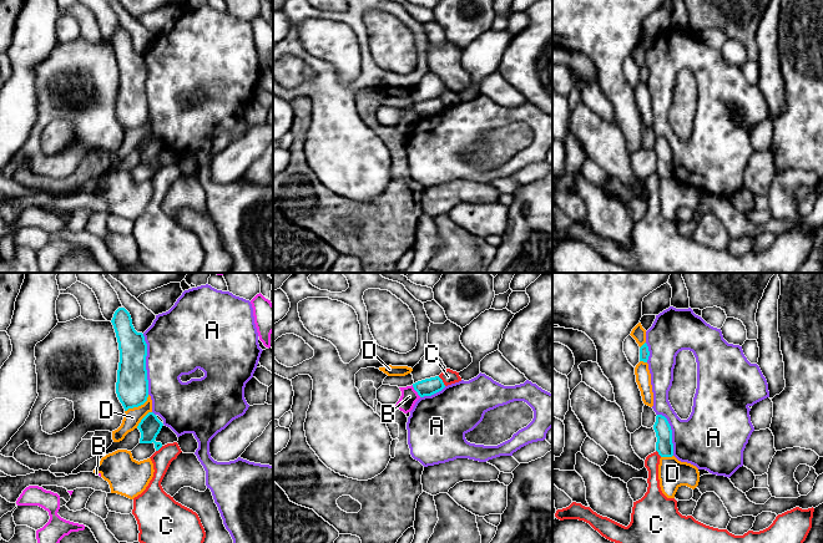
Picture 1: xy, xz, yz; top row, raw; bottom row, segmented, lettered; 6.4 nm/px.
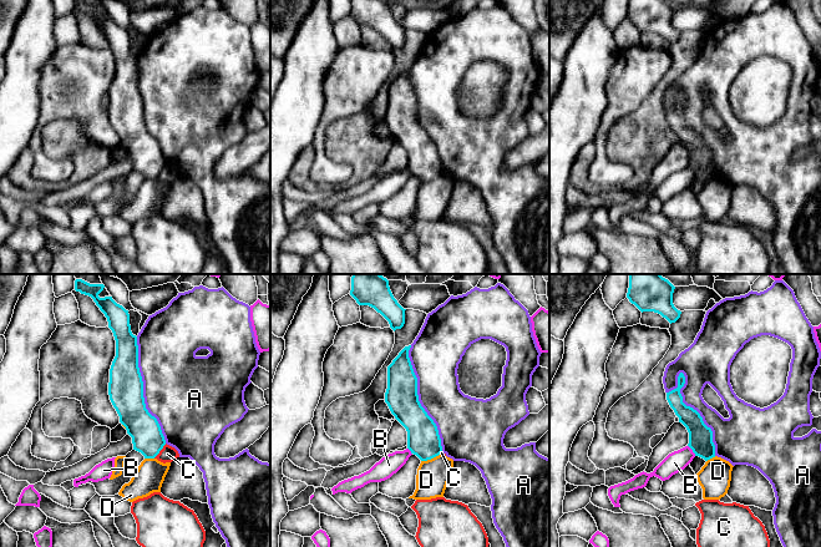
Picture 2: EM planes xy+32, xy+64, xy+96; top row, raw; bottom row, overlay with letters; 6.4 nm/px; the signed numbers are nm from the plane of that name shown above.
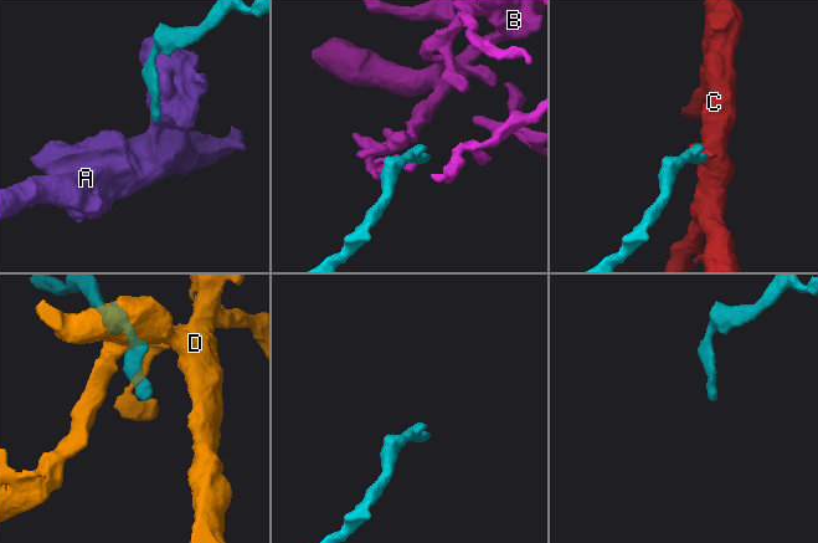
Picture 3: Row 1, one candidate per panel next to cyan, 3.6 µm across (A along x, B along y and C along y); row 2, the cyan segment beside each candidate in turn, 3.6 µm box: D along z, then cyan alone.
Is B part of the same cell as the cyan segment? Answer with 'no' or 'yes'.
no

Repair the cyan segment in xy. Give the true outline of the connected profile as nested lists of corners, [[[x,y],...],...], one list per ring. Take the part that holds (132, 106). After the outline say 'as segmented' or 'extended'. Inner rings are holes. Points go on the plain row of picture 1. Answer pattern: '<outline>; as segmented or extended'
[[[125,29],[115,32],[111,44],[120,71],[116,115],[127,132],[143,126],[148,118],[147,65],[143,55],[135,51],[131,36]]]; as segmented

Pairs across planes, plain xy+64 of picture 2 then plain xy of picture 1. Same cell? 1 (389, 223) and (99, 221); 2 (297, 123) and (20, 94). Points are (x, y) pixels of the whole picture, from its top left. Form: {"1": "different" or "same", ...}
{"1": "different", "2": "same"}

